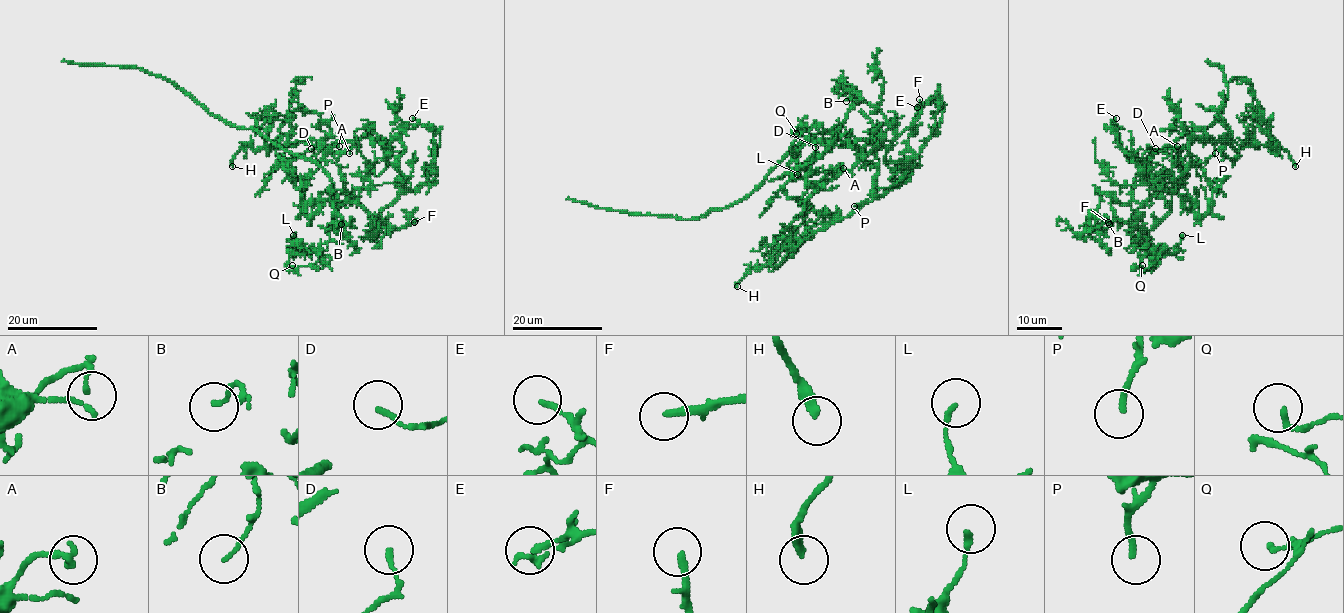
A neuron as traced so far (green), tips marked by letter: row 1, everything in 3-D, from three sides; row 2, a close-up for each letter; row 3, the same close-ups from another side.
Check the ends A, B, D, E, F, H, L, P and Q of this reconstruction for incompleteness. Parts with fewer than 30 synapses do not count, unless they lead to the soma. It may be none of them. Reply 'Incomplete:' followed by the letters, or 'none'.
Incomplete: F, P

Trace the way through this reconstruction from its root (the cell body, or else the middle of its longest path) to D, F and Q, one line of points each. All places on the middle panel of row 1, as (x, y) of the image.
D: (881, 112), (852, 106), (842, 125), (857, 162), (809, 185), (812, 174), (793, 174), (815, 147)
F: (881, 112), (895, 132), (901, 134), (918, 116), (919, 99)
Q: (881, 112), (863, 102), (855, 104), (836, 135), (825, 143), (822, 142), (823, 134), (816, 128), (796, 133)

